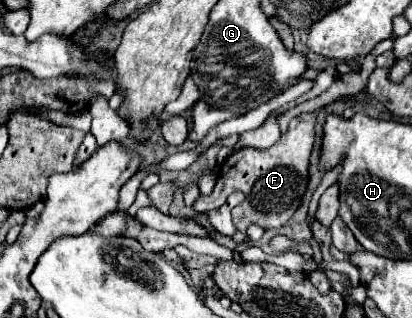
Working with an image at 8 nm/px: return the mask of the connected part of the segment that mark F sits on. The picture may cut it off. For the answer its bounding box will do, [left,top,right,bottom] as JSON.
[194,111,316,233]

